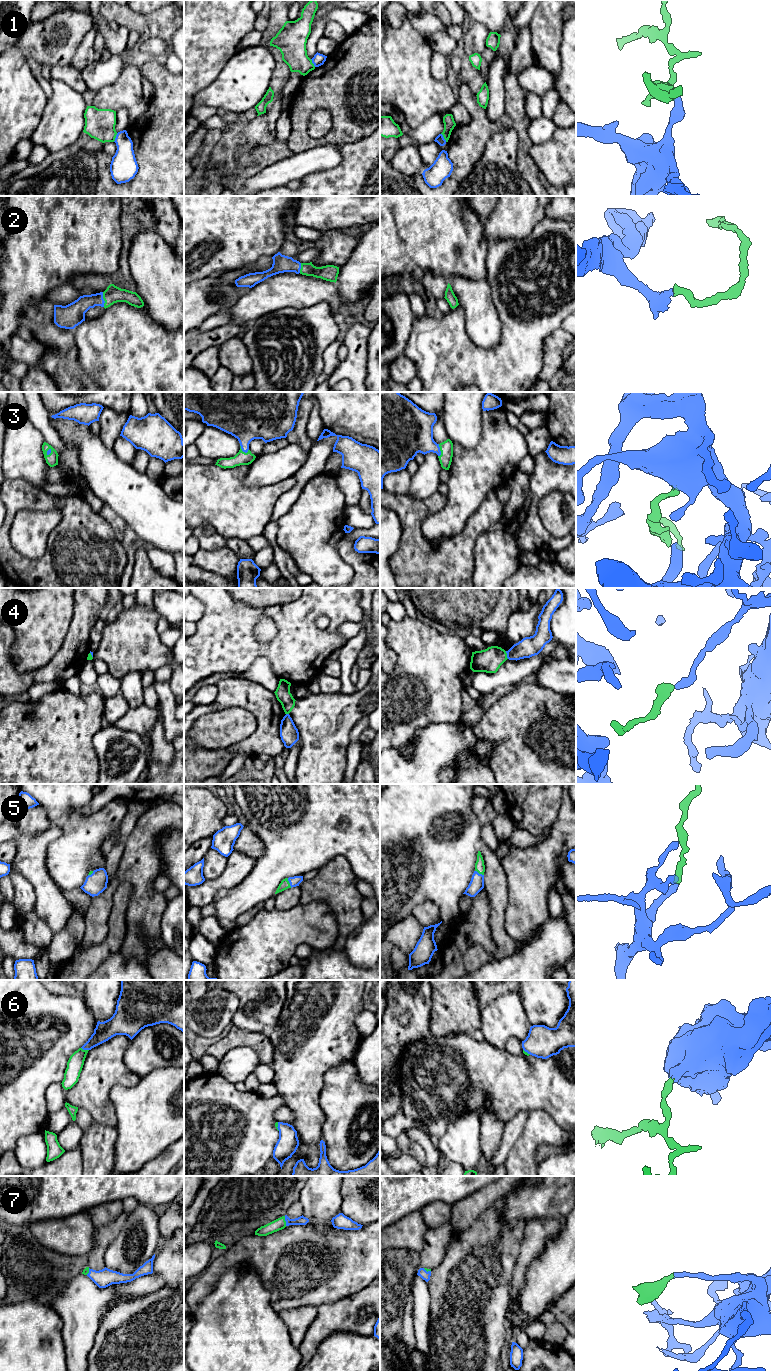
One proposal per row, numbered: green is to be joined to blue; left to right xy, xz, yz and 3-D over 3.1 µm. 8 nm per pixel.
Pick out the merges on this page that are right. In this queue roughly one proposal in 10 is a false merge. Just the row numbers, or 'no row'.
2, 3, 5, 6, 7

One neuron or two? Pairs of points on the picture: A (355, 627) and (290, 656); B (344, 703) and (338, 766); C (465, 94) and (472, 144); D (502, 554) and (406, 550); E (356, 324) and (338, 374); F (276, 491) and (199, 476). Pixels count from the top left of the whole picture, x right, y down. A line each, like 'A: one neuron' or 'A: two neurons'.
A: two neurons
B: one neuron
C: one neuron
D: two neurons
E: one neuron
F: one neuron

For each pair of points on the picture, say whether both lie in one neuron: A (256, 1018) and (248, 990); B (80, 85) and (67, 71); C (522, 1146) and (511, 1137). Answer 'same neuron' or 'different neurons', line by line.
A: same neuron
B: same neuron
C: different neurons

